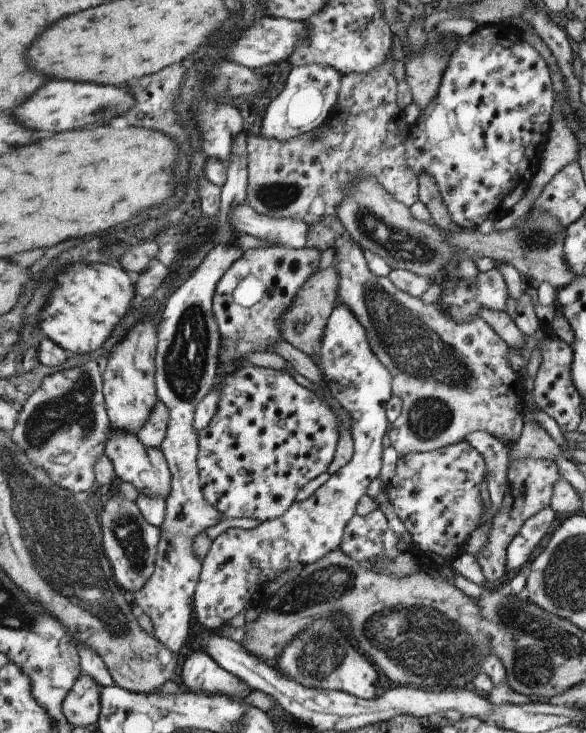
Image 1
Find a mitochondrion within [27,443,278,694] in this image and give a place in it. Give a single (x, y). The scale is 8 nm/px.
(128, 535)

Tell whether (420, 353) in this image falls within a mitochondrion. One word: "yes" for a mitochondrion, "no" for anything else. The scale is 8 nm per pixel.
yes

